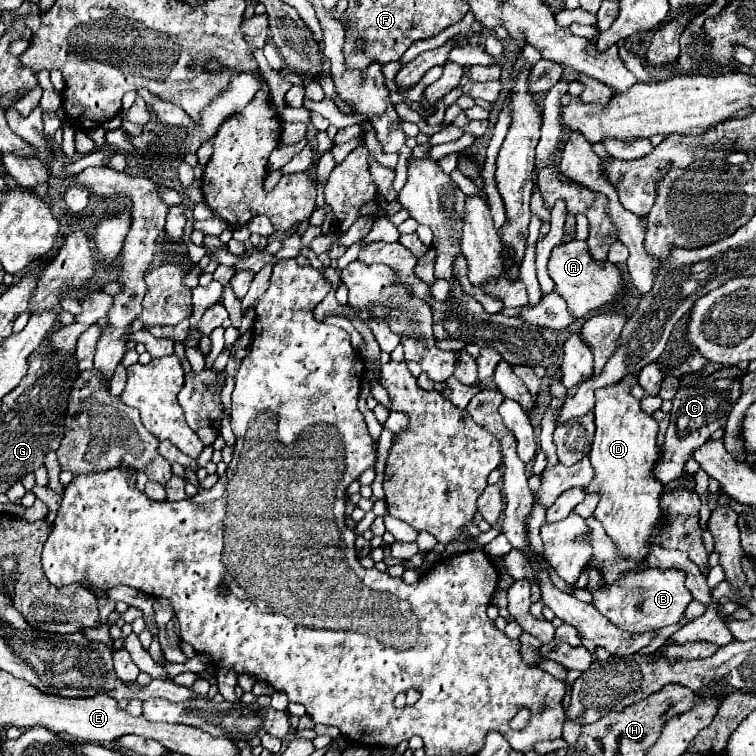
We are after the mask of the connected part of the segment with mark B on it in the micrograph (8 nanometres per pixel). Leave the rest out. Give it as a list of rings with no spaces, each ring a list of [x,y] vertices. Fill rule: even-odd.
[[[596,568],[590,570],[590,594],[594,596],[594,606],[620,630],[630,634],[642,634],[650,630],[658,630],[670,624],[680,622],[686,606],[692,602],[690,590],[684,586],[686,574],[680,570],[664,570],[664,568],[648,568],[638,572],[622,574],[616,584],[604,586],[600,580],[600,572]]]

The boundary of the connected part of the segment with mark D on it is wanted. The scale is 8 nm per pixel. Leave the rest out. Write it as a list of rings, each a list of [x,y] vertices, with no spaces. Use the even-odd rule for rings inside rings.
[[[626,376],[618,384],[596,390],[596,436],[590,450],[590,462],[596,474],[586,486],[586,492],[600,494],[594,518],[602,522],[606,534],[616,544],[618,556],[642,564],[648,556],[654,528],[664,520],[664,510],[660,506],[664,486],[652,476],[652,468],[658,462],[658,424],[650,414],[640,410],[640,400],[630,394],[634,384],[636,376]]]

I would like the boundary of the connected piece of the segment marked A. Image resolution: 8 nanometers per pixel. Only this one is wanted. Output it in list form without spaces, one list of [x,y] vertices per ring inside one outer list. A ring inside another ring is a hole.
[[[572,240],[556,246],[548,262],[548,274],[556,284],[556,292],[568,302],[568,308],[572,314],[576,314],[576,318],[588,316],[590,312],[612,304],[624,288],[620,270],[608,260],[596,260],[588,250],[586,240]]]

